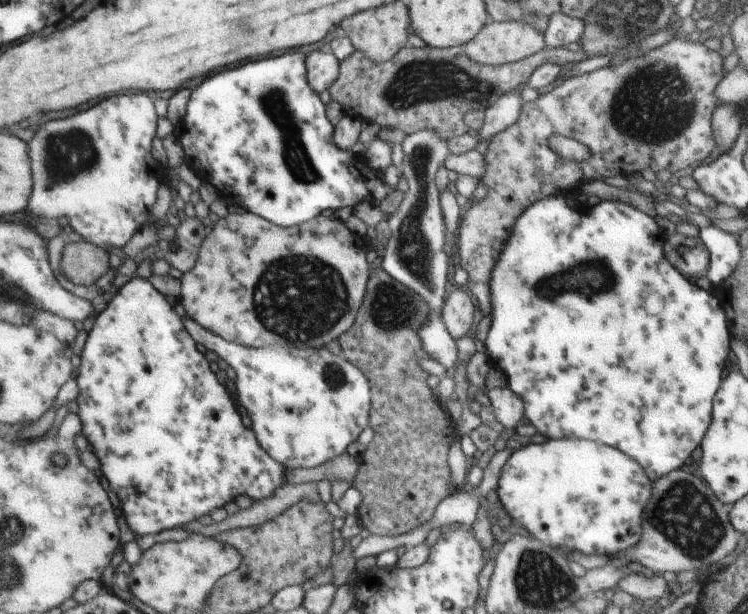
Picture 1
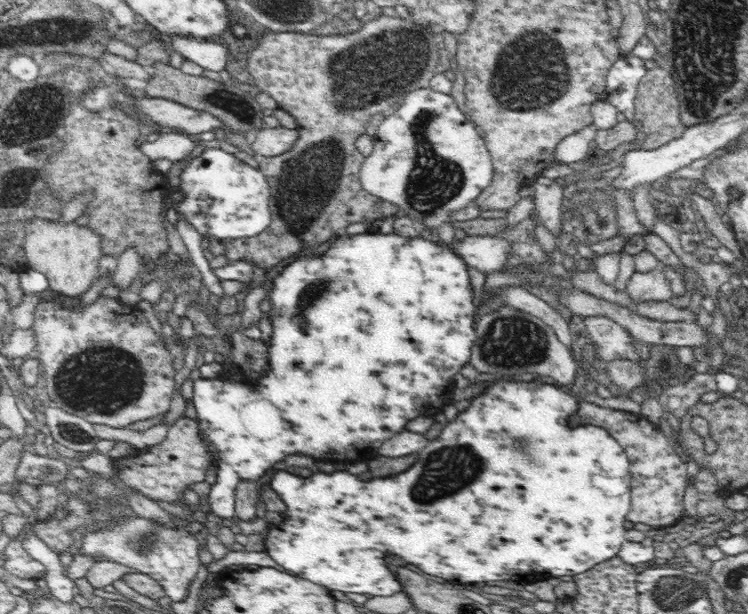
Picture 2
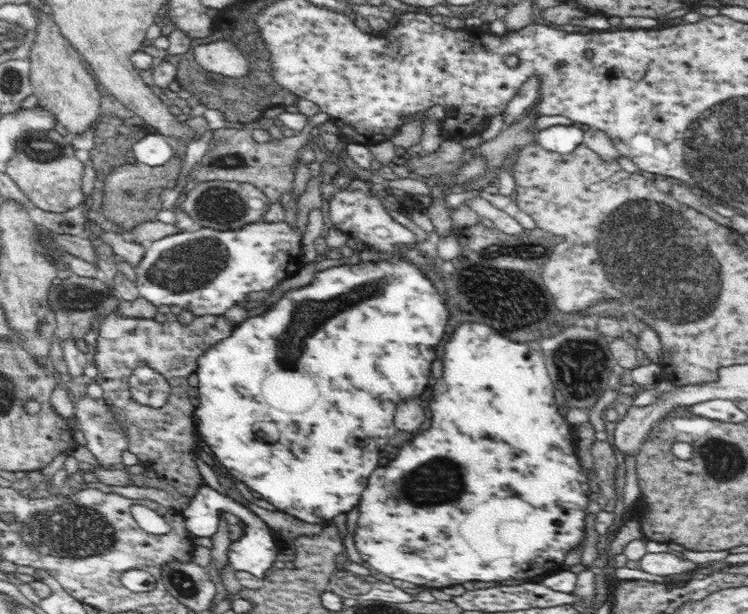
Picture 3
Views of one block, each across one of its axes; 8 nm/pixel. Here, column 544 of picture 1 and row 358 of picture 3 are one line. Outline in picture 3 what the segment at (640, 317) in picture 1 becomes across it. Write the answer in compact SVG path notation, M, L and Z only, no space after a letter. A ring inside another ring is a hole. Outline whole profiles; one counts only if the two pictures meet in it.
M411 257L406 258L396 258L392 262L386 262L386 260L380 260L380 262L360 262L359 264L346 264L344 266L332 266L328 270L322 270L314 276L314 280L309 284L300 287L299 289L292 289L291 291L286 291L282 297L276 302L269 306L263 314L257 315L254 317L248 317L246 320L237 323L236 330L232 330L232 334L228 338L224 338L224 341L218 342L216 346L212 346L210 350L206 351L204 354L201 354L197 358L197 369L195 373L198 375L198 391L199 391L199 401L200 404L198 407L194 408L194 416L196 417L196 426L197 430L200 433L200 438L204 439L204 442L210 446L210 450L214 453L215 460L218 460L224 468L227 468L230 475L236 478L238 481L242 481L245 485L248 484L254 492L260 492L264 500L272 502L278 510L286 512L286 514L292 514L296 518L304 518L306 522L309 523L321 523L328 524L330 518L336 518L336 514L344 514L344 512L350 512L354 506L358 506L360 498L362 498L362 492L366 488L366 482L368 482L368 476L376 470L378 466L378 458L380 458L380 448L388 442L390 434L394 432L394 425L392 424L394 418L394 410L396 408L386 408L386 414L382 418L364 418L364 408L368 408L368 414L370 414L370 408L372 408L372 414L374 416L380 416L380 408L382 402L392 402L392 404L400 404L402 400L406 398L419 398L420 394L424 392L424 389L428 386L428 378L430 378L431 366L434 360L436 360L436 346L440 344L447 328L448 324L448 309L446 308L445 300L442 299L442 296L438 293L438 290L434 287L434 284L427 278L427 276L419 270L419 260L411 259ZM264 422L268 422L268 426L276 426L276 438L268 438L268 434L264 434L264 430L260 430L260 426L264 426Z

